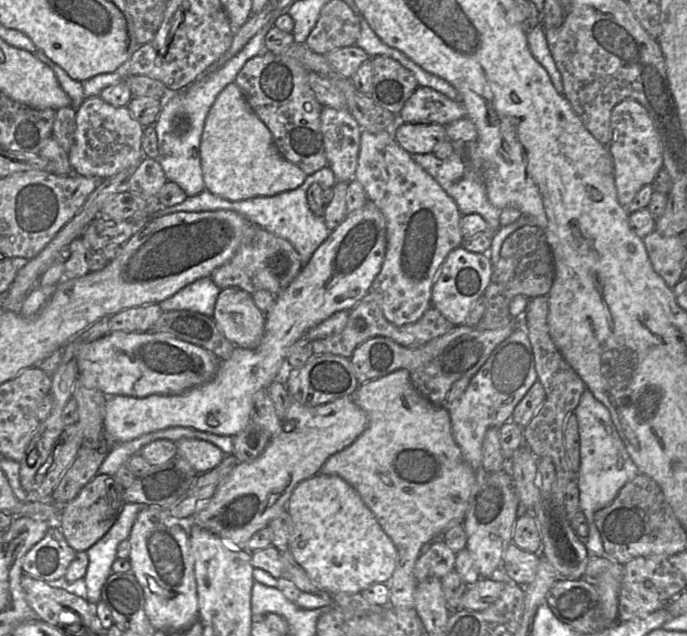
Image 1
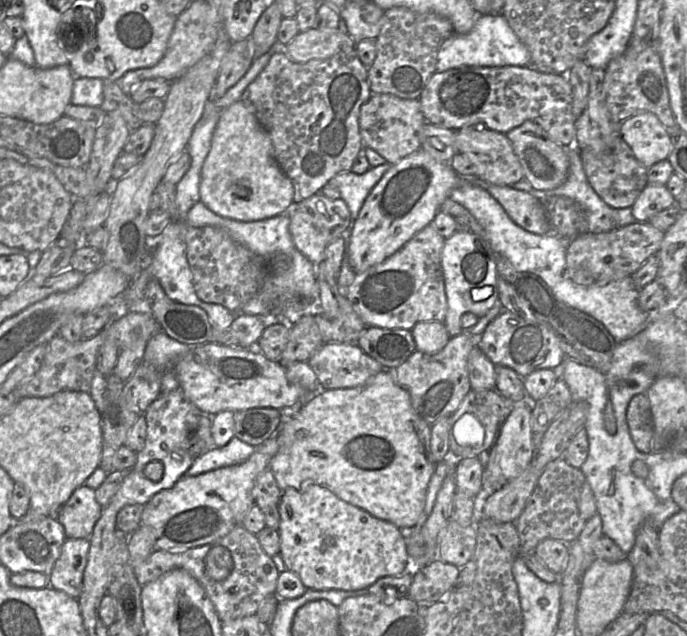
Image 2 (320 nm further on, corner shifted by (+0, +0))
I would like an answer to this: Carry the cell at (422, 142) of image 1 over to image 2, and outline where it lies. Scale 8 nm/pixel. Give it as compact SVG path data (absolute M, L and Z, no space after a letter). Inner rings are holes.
M469 126L456 130L454 138L458 154L465 155L475 166L477 179L498 186L512 186L524 178L521 163L504 133L483 126Z

